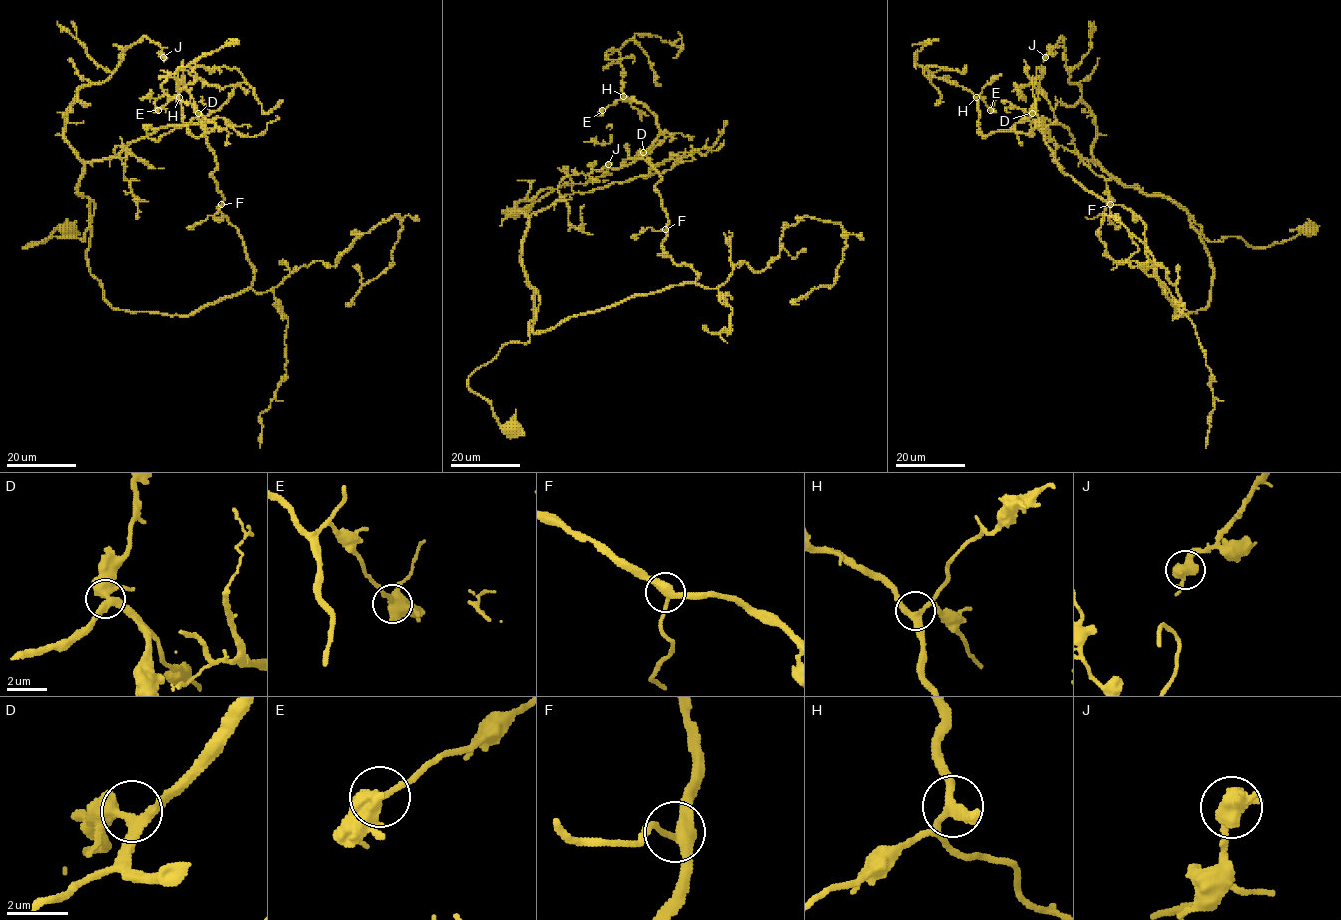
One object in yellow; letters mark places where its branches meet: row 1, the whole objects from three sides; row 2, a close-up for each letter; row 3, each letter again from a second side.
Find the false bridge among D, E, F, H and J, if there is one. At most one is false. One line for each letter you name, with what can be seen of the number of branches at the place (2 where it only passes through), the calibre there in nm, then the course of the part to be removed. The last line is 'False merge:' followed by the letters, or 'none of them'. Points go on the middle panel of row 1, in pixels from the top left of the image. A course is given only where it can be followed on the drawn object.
J: Branches: 3. Thickness 460 nm. Course of the part to remove: (608, 164), (612, 139), (607, 126), (611, 125), (610, 129)
False merge: J

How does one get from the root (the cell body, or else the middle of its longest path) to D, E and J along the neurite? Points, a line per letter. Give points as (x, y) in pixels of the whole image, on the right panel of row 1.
D: (1308, 230), (1209, 241), (1173, 201), (1213, 273), (1209, 305), (1178, 315), (1145, 224), (1066, 175), (1032, 113)
E: (1308, 230), (1209, 241), (1173, 201), (1213, 273), (1178, 315), (1141, 220), (990, 110)
J: (1308, 230), (1262, 248), (1209, 241), (1183, 206), (1124, 187), (1092, 155), (1096, 119), (1062, 37), (1044, 58)

